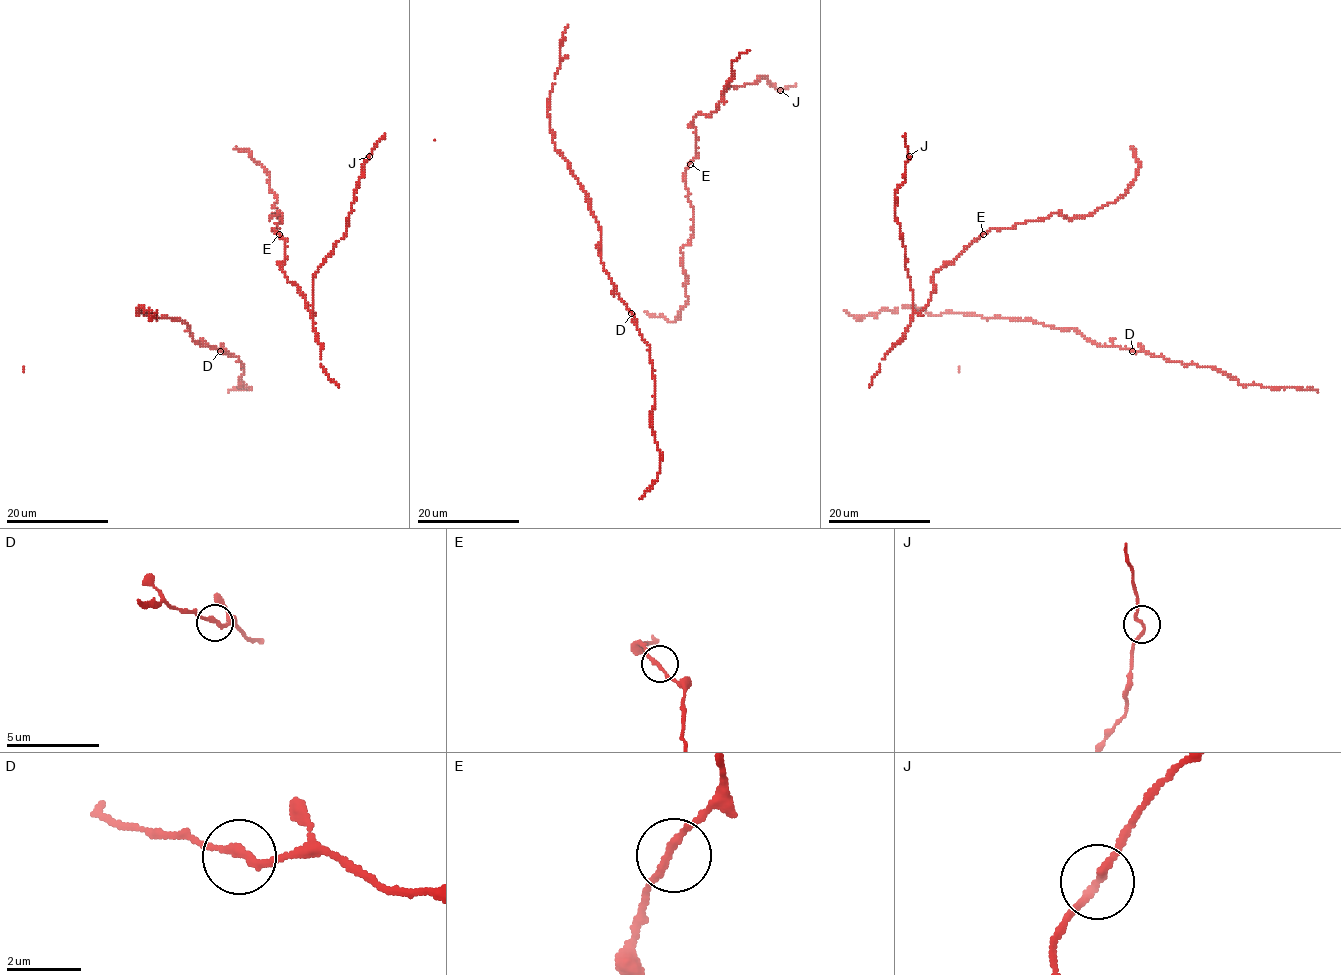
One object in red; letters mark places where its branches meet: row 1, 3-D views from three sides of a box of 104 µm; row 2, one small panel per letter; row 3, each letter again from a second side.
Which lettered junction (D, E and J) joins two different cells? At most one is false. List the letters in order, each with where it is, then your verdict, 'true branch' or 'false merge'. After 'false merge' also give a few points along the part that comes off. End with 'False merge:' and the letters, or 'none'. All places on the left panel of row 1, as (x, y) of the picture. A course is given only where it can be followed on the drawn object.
D: at (220, 351); true branch
E: at (279, 234); true branch
J: at (369, 156); true branch
False merge: none

